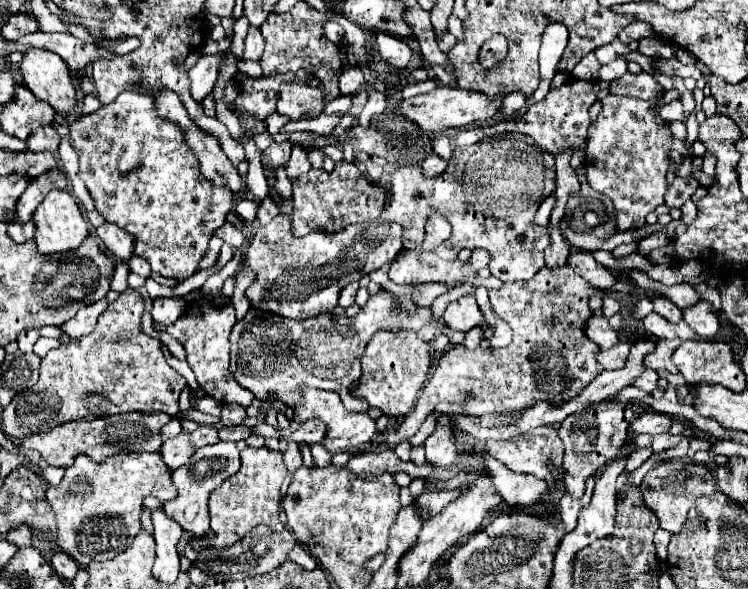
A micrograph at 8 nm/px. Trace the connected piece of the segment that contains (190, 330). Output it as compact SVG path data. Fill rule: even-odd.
M193 300L187 310L183 312L183 316L167 328L167 332L179 340L183 344L183 348L187 350L187 362L191 366L191 370L197 376L199 386L217 402L221 404L241 404L243 408L247 408L253 402L253 394L249 390L243 390L233 374L229 372L229 332L235 324L235 310L231 304L225 306L217 306L209 300Z

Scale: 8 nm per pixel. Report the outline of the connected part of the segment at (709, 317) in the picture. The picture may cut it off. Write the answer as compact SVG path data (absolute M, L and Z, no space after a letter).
M699 300L697 304L683 310L683 320L693 328L693 332L701 338L713 338L721 330L719 316L711 310L711 304Z

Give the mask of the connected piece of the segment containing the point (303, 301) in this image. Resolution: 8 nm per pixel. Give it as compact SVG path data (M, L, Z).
M263 168L263 174L269 184L269 192L273 194L273 202L279 208L279 214L267 224L261 226L253 238L253 242L247 248L247 254L243 258L243 266L251 268L255 272L255 282L247 288L247 298L251 302L253 310L263 310L269 314L279 314L283 318L293 318L293 320L305 320L313 318L319 314L333 314L335 308L339 306L339 292L349 284L359 280L361 276L373 272L381 264L393 260L401 248L401 236L403 230L397 224L389 222L365 222L365 224L351 224L345 226L339 232L311 232L303 238L295 238L291 234L291 216L281 214L281 200L277 200L279 192L275 190L275 170Z

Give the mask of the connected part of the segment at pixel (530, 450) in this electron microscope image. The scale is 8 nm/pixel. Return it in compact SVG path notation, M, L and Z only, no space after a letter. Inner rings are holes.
M541 426L541 428L534 428L513 438L513 440L487 440L485 446L481 448L483 454L495 456L499 462L503 462L507 468L517 473L535 474L541 476L543 480L547 480L547 484L551 486L551 490L555 488L555 478L553 474L547 470L547 460L553 460L553 464L557 466L559 471L562 471L564 445L559 438L557 430L549 428L549 426ZM535 458L539 458L539 462L535 462Z

